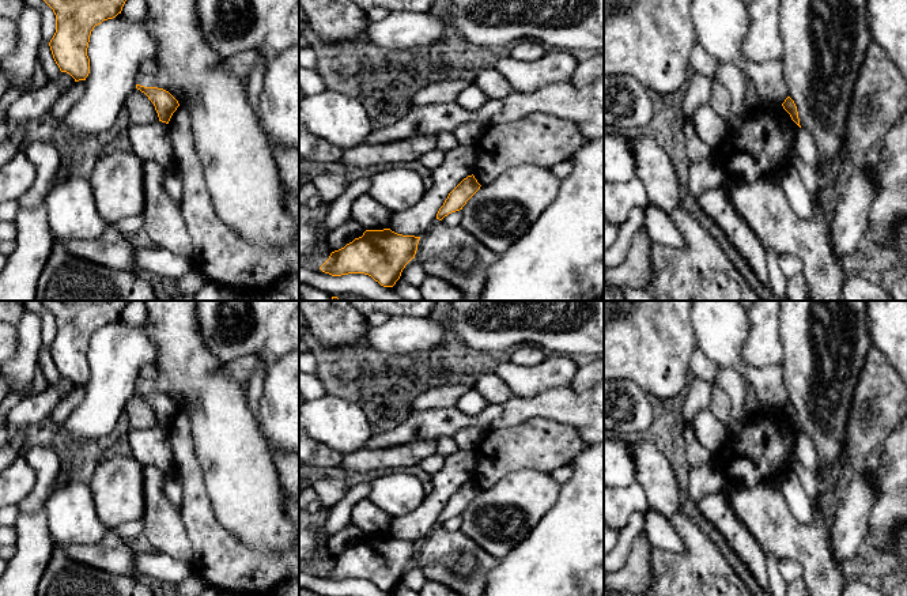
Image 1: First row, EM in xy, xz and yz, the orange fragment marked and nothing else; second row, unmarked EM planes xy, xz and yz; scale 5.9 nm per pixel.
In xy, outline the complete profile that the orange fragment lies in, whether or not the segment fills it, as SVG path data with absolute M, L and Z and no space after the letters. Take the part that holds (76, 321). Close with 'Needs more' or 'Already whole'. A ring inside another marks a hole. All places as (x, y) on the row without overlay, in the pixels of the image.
M41 301L56 320L56 337L49 347L53 363L61 377L69 378L75 386L86 385L90 378L87 352L91 336L103 325L121 318L129 301Z. Already whole

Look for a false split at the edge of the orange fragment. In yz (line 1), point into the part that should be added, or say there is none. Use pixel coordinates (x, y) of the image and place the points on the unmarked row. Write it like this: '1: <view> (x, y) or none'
1: none

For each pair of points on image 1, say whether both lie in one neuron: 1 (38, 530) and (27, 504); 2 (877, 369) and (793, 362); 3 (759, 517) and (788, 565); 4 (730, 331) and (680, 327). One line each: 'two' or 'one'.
1: two
2: two
3: two
4: two

